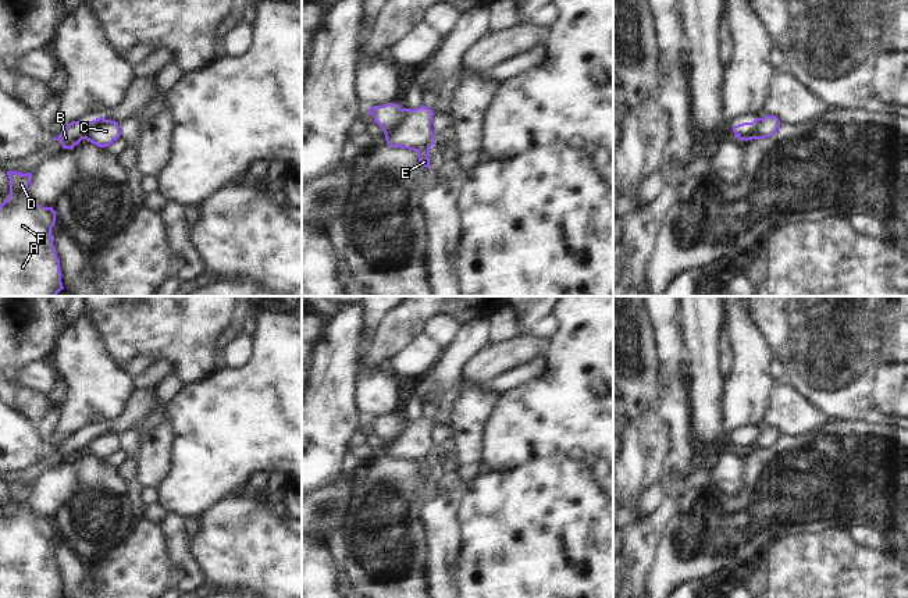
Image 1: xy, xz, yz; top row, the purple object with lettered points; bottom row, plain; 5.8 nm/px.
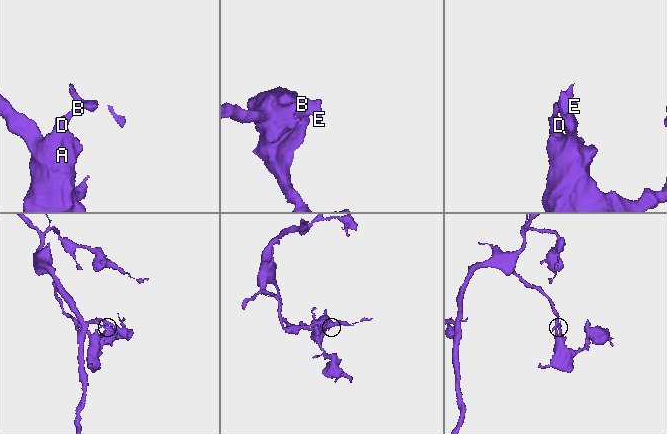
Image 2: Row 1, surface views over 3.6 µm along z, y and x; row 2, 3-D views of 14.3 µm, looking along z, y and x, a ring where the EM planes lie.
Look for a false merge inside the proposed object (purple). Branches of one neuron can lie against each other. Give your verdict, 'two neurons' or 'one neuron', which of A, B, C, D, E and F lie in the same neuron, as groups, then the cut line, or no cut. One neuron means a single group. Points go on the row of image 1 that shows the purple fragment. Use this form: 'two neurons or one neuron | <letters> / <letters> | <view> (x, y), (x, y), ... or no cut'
two neurons | A B D F / C E | xz (401, 109), (396, 124), (385, 135)

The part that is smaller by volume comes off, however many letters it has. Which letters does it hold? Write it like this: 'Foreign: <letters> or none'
Foreign: C, E

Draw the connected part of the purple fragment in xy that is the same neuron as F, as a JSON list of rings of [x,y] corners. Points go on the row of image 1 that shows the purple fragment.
[[[31,172],[7,175],[10,195],[0,204],[0,296],[56,296],[64,289],[51,236],[56,211],[26,195]]]

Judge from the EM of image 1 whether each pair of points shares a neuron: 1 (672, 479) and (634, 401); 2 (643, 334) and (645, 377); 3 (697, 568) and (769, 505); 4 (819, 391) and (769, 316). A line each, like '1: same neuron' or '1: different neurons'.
1: different neurons
2: same neuron
3: same neuron
4: same neuron

